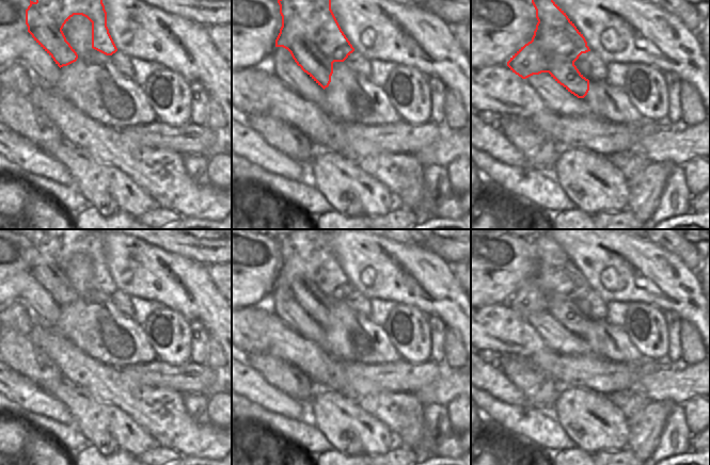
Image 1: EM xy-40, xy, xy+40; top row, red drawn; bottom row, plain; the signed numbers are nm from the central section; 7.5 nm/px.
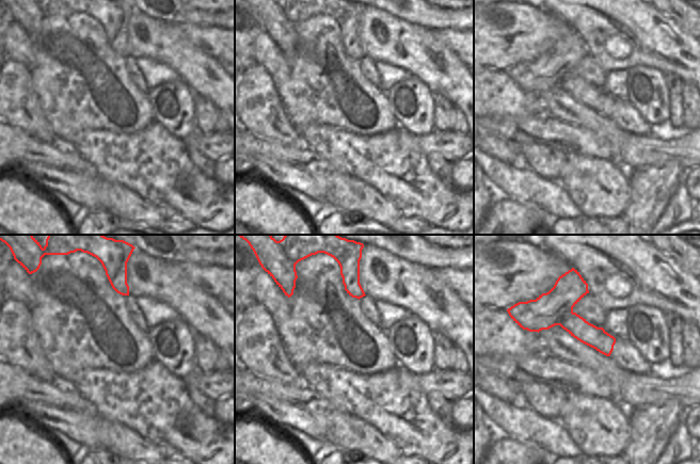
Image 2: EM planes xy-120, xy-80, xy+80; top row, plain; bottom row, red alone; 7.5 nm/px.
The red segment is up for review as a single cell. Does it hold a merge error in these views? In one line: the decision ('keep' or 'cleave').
cleave

